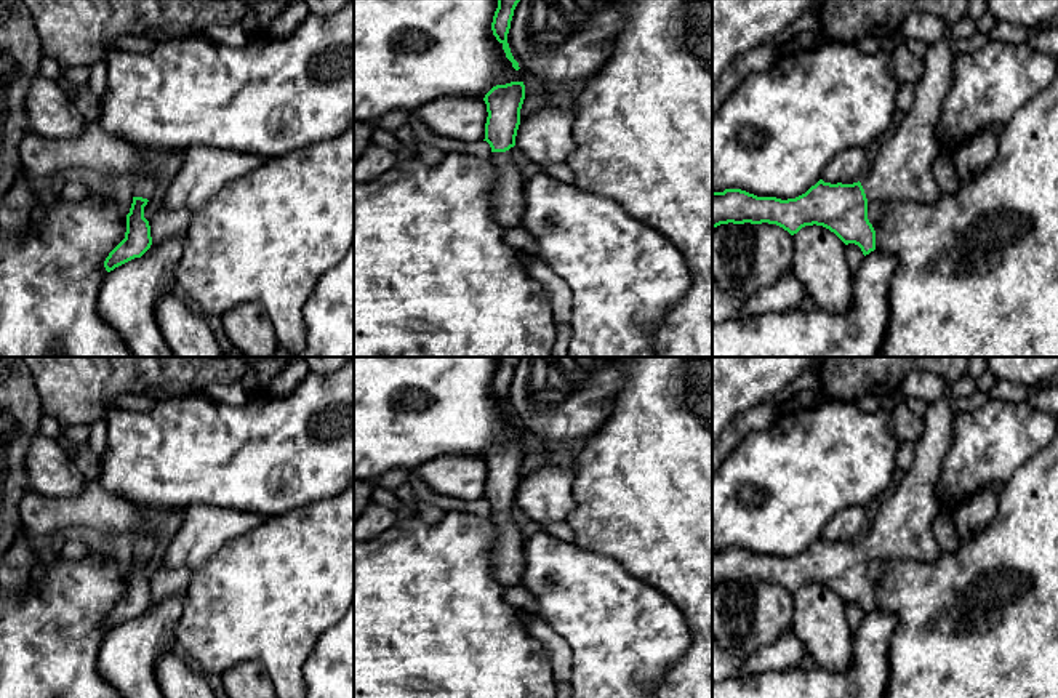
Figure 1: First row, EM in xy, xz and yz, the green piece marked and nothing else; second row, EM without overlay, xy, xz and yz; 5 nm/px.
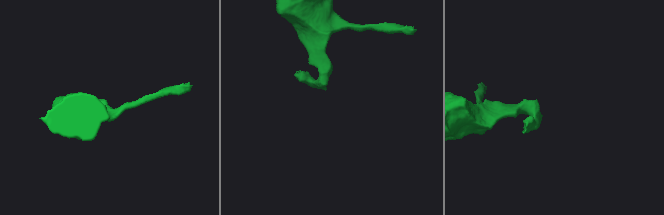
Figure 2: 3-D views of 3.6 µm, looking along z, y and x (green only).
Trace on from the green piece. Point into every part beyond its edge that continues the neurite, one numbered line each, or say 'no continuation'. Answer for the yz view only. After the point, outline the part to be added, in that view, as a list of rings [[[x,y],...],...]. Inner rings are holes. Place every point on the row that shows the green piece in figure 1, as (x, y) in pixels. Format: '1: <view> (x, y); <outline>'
1: yz (903, 170); [[[949,27],[940,42],[927,46],[922,58],[925,72],[916,85],[912,106],[860,181],[868,202],[938,200],[941,192],[933,178],[933,162],[940,154],[936,122],[952,85],[957,54],[954,42]]]

